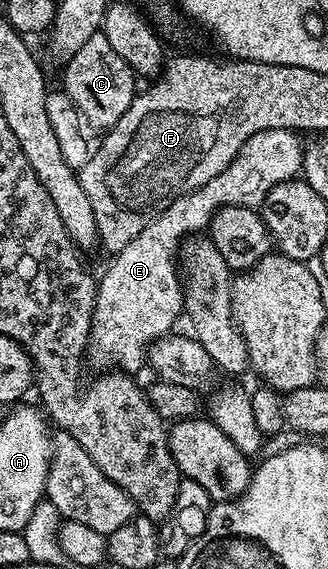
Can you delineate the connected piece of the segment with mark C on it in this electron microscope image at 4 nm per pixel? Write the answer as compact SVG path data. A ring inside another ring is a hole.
M102 31L91 34L91 38L87 38L87 42L83 42L83 46L79 46L79 50L68 57L66 64L69 65L65 68L64 92L73 99L82 117L94 129L112 128L119 122L119 118L123 118L127 106L131 106L135 95L135 73L127 66L127 62L123 62L123 58L119 58Z

